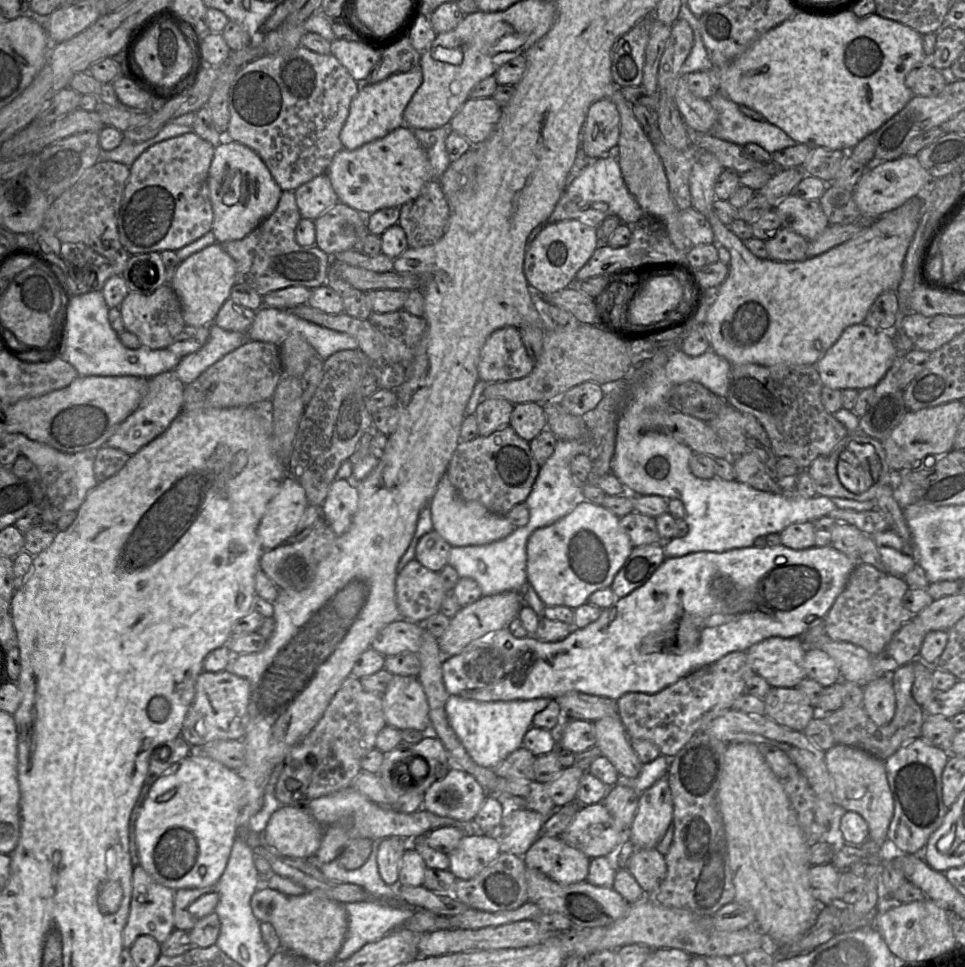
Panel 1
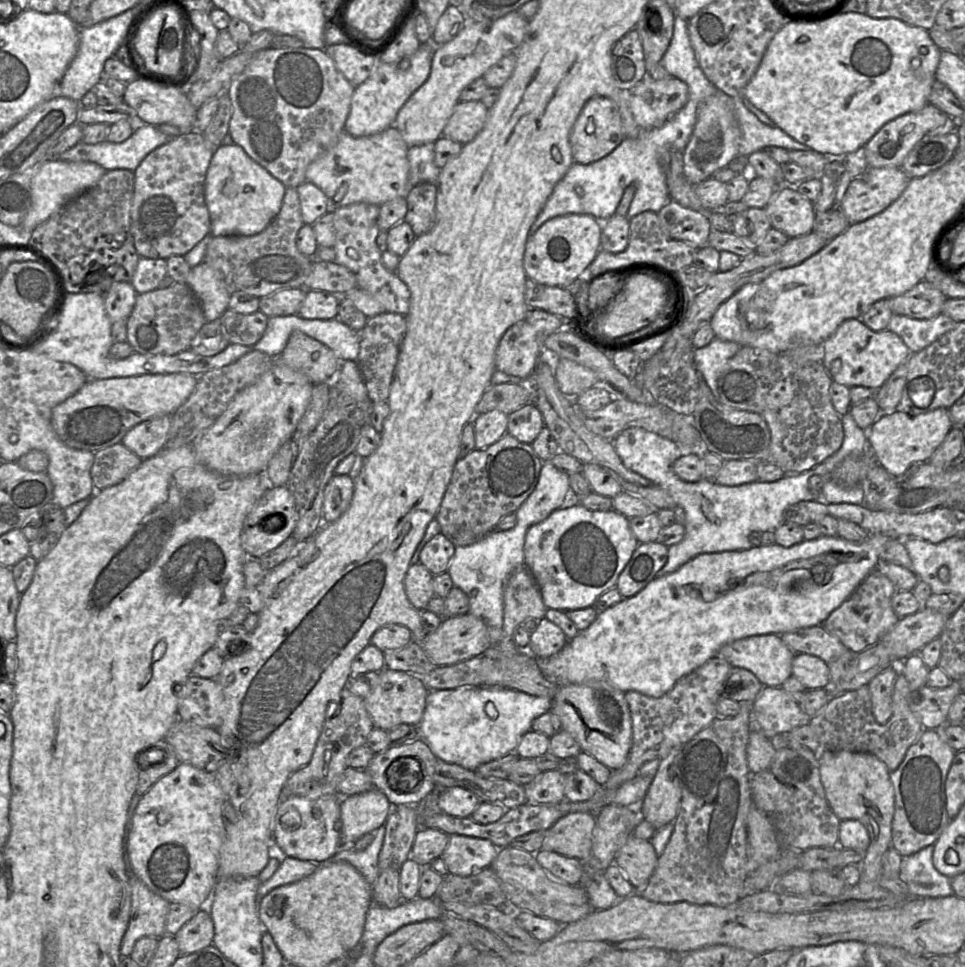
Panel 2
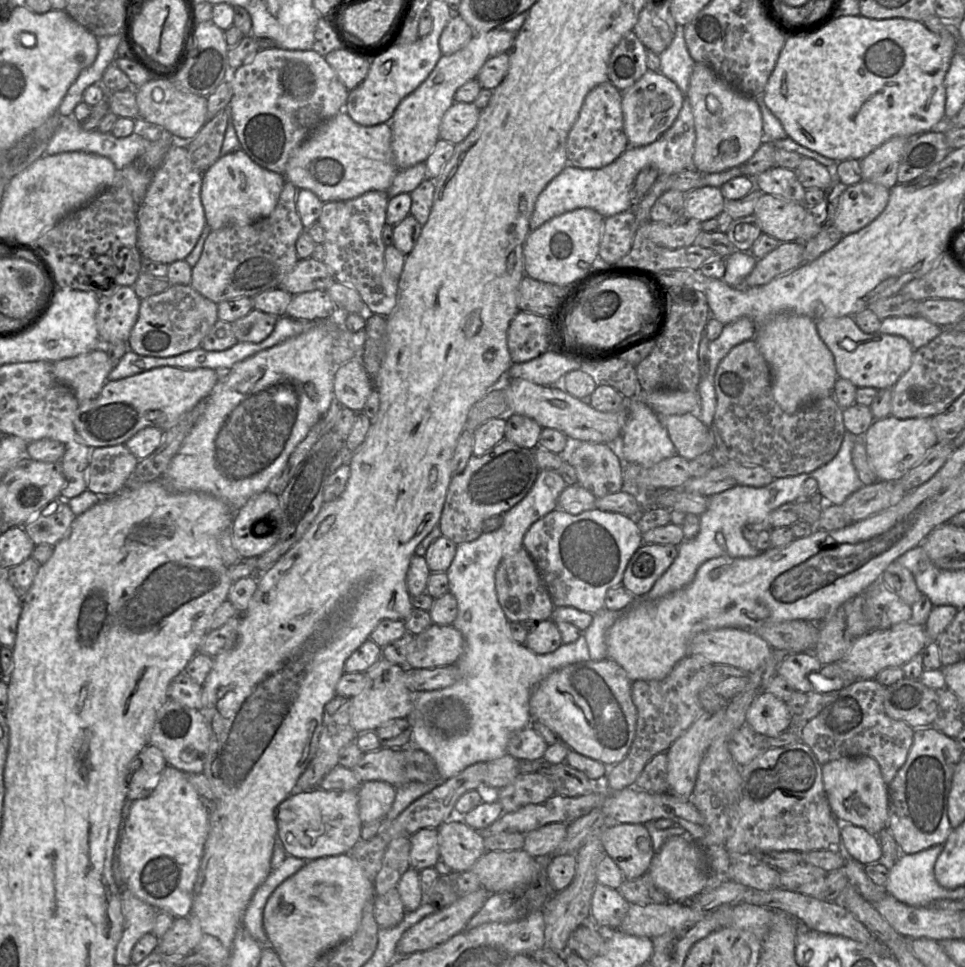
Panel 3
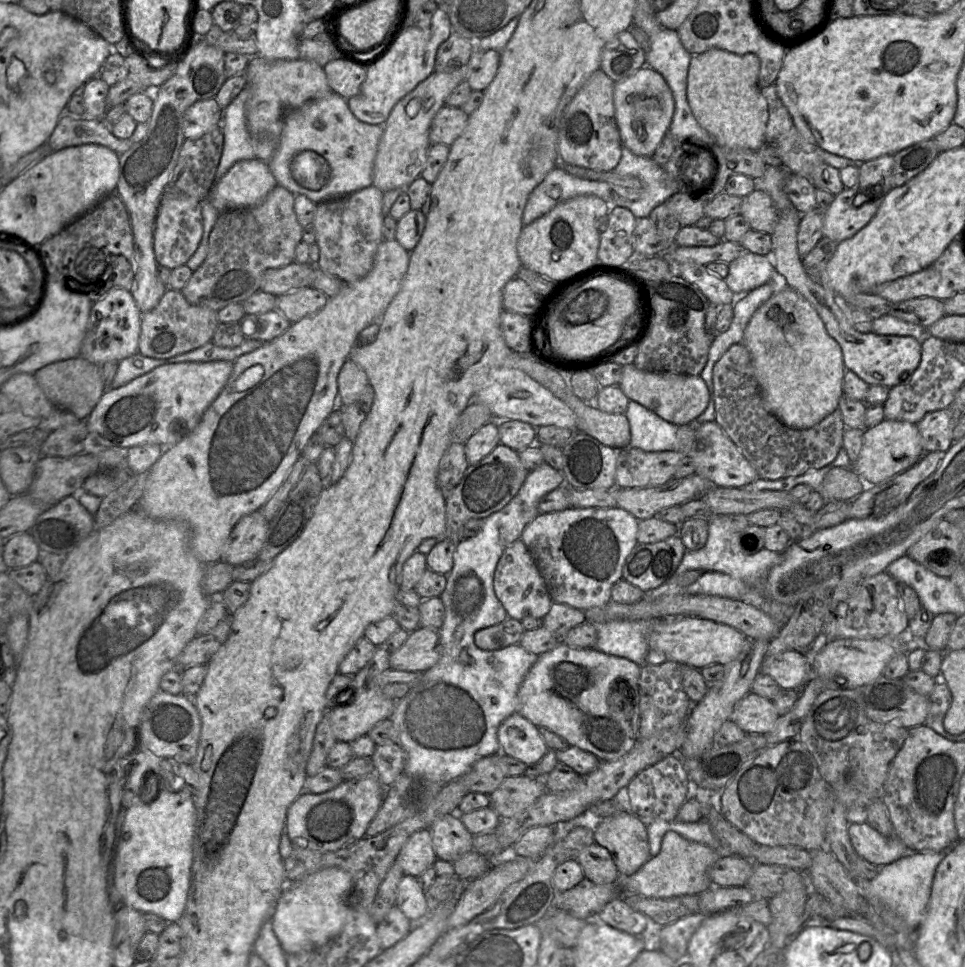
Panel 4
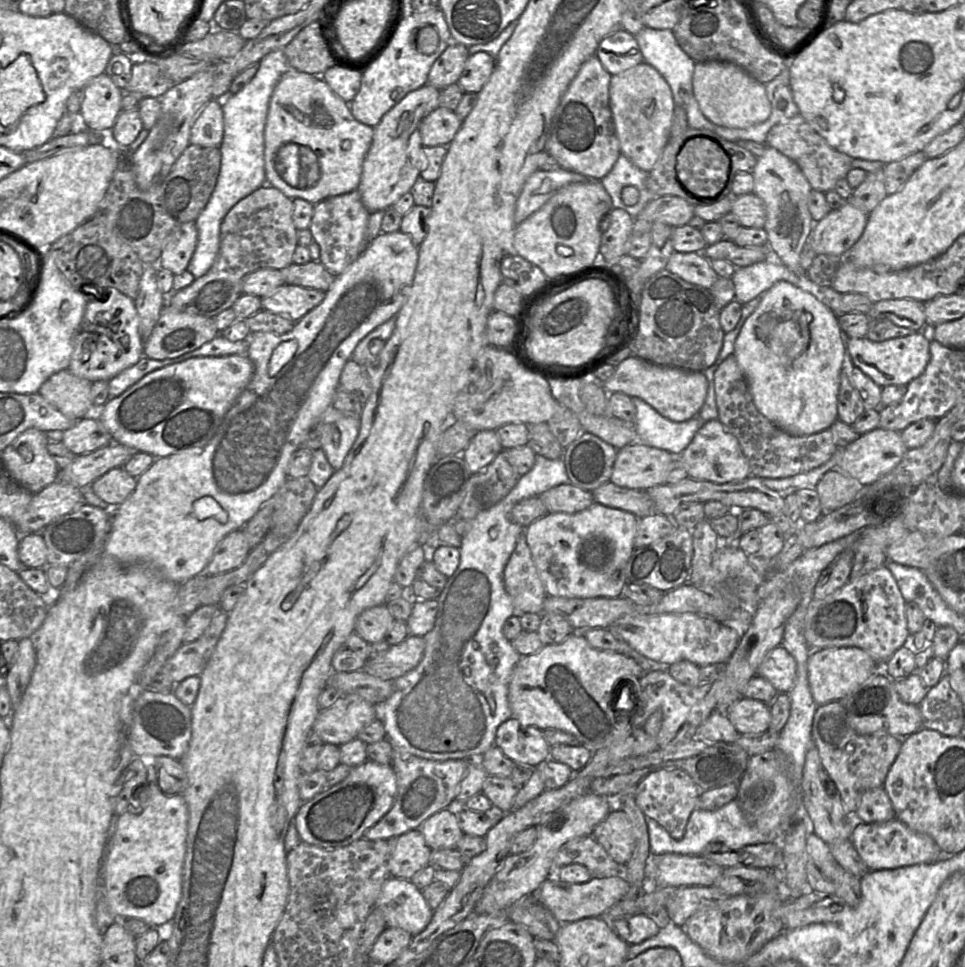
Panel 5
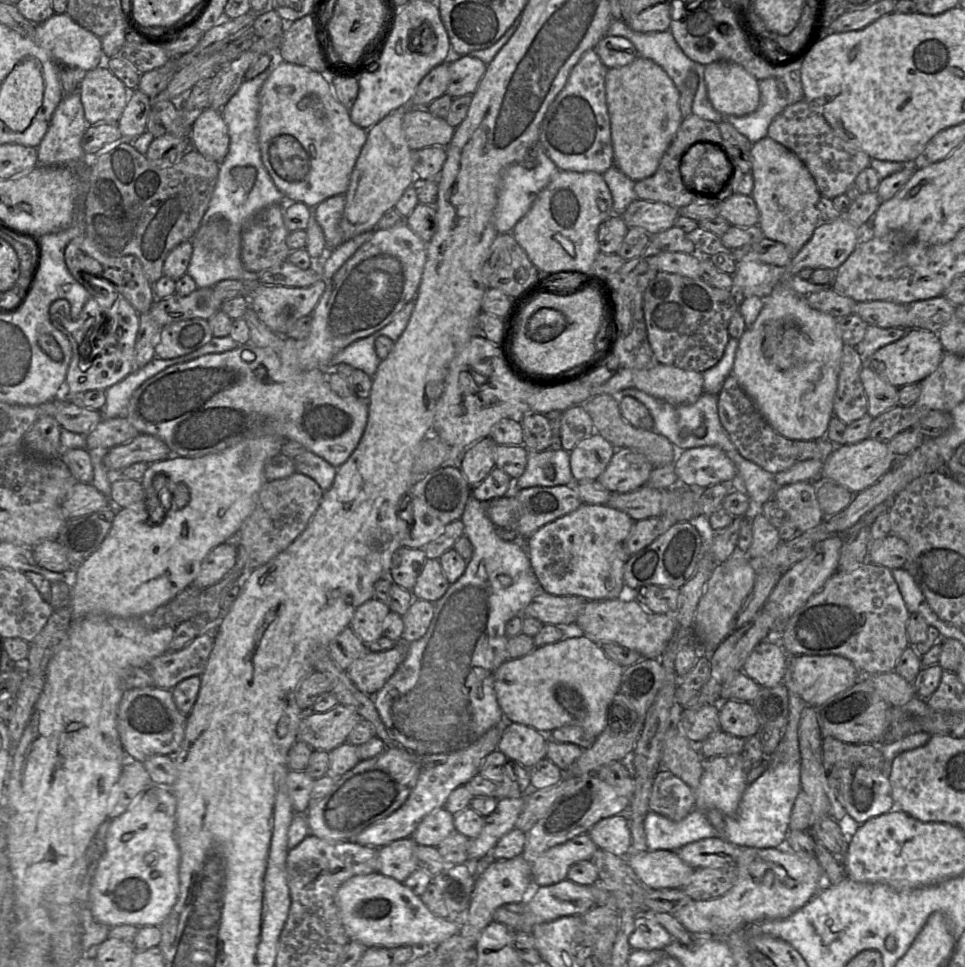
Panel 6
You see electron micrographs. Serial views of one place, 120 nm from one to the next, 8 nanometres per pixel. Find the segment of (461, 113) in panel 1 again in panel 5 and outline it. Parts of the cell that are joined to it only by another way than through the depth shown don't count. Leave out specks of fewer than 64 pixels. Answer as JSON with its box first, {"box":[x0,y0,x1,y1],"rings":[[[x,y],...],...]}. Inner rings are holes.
{"box":[419,107,462,146],"rings":[[[438,107],[427,115],[421,122],[419,130],[421,142],[427,146],[447,146],[454,139],[462,125],[455,111]]]}

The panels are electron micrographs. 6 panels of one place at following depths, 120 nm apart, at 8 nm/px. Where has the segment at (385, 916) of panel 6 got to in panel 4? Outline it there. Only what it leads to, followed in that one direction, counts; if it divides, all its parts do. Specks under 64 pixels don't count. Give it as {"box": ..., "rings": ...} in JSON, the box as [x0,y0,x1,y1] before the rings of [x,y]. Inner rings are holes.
{"box":[396,877,428,920],"rings":[[[402,877],[398,885],[396,905],[409,920],[418,919],[428,912],[425,892],[416,877]]]}

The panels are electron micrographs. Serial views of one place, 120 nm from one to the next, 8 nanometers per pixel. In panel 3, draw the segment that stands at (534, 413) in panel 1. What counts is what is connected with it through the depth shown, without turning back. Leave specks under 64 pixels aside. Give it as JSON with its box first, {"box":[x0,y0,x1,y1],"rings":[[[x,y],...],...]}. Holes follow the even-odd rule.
{"box":[503,413,542,450],"rings":[[[514,413],[503,417],[506,420],[504,439],[522,447],[534,450],[542,427],[533,419]]]}

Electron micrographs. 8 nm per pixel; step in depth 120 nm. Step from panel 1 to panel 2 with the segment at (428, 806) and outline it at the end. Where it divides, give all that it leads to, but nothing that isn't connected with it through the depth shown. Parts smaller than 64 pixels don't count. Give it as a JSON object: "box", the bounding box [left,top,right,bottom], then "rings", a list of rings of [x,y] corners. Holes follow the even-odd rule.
{"box":[438,787,480,818],"rings":[[[463,787],[439,789],[438,808],[441,812],[459,818],[470,817],[480,803],[477,795]]]}

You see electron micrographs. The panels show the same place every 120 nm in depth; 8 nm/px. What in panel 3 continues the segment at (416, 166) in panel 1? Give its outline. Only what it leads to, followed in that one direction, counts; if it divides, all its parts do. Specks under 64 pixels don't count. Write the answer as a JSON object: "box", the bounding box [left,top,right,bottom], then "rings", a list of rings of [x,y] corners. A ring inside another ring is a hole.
{"box":[284,110,398,202],"rings":[[[345,110],[318,125],[289,159],[284,173],[286,181],[298,189],[314,192],[323,202],[349,200],[368,191],[387,191],[398,169],[392,150],[393,131],[390,123],[363,126],[356,123]]]}

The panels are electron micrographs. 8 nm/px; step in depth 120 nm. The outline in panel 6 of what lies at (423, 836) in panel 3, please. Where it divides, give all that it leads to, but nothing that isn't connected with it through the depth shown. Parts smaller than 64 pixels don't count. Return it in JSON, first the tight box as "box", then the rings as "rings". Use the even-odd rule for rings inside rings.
{"box":[378,837,418,883],"rings":[[[411,837],[378,848],[378,872],[403,883],[418,869]]]}

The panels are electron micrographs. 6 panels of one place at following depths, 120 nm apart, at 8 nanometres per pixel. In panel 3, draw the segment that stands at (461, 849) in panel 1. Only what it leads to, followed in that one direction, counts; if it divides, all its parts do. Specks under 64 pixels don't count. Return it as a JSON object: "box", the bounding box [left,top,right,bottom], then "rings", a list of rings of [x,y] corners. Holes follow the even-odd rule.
{"box":[437,816,487,872],"rings":[[[454,816],[437,828],[440,860],[453,872],[469,871],[487,852],[483,835]]]}

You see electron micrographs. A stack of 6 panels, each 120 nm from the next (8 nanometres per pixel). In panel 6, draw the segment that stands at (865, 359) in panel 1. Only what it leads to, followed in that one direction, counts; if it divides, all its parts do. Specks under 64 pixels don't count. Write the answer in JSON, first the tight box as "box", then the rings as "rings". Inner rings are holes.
{"box":[750,136,944,388],"rings":[[[768,136],[754,143],[750,154],[754,179],[751,196],[759,210],[758,225],[766,238],[784,244],[796,255],[821,222],[817,208],[821,194],[815,180],[795,153]],[[909,329],[904,337],[878,349],[864,360],[864,366],[872,369],[891,385],[900,388],[919,384],[937,369],[944,353],[937,333],[923,329]]]}

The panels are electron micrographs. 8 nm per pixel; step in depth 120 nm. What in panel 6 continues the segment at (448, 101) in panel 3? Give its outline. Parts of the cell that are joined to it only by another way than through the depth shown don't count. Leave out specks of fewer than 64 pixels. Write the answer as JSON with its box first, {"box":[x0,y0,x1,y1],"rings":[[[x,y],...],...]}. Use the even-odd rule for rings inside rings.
{"box":[340,105,416,242],"rings":[[[409,105],[391,112],[367,130],[366,142],[356,160],[348,189],[344,194],[346,201],[340,222],[341,236],[344,242],[364,232],[373,232],[383,214],[395,207],[404,191],[412,185],[416,178],[413,170],[413,151],[407,143],[402,127],[403,115],[408,107]]]}

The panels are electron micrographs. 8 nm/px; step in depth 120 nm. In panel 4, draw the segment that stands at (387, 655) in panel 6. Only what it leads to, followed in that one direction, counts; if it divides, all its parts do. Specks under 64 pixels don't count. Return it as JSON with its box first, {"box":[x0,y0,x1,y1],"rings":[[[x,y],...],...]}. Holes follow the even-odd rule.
{"box":[390,626,440,673],"rings":[[[419,626],[401,648],[390,654],[390,669],[423,673],[438,662],[440,654],[438,629]]]}

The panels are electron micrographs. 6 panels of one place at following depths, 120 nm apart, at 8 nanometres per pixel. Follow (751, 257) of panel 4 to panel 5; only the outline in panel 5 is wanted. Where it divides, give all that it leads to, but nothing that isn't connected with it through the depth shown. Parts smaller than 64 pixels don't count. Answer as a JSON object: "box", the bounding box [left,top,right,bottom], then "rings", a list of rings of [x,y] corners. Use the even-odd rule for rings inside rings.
{"box":[732,256,789,305],"rings":[[[771,256],[762,262],[736,268],[732,278],[735,287],[735,299],[741,305],[763,295],[776,282],[788,282],[789,270],[780,261]]]}

